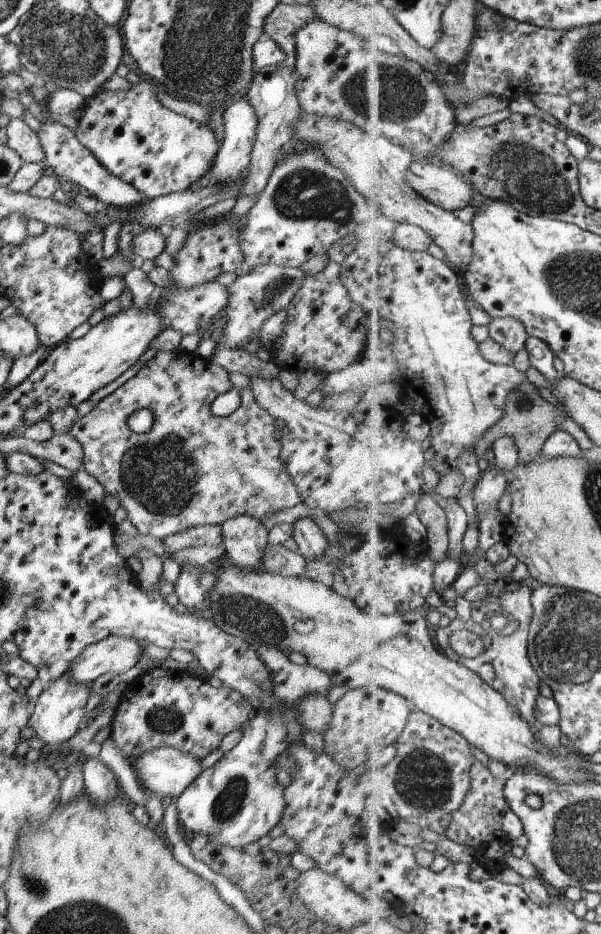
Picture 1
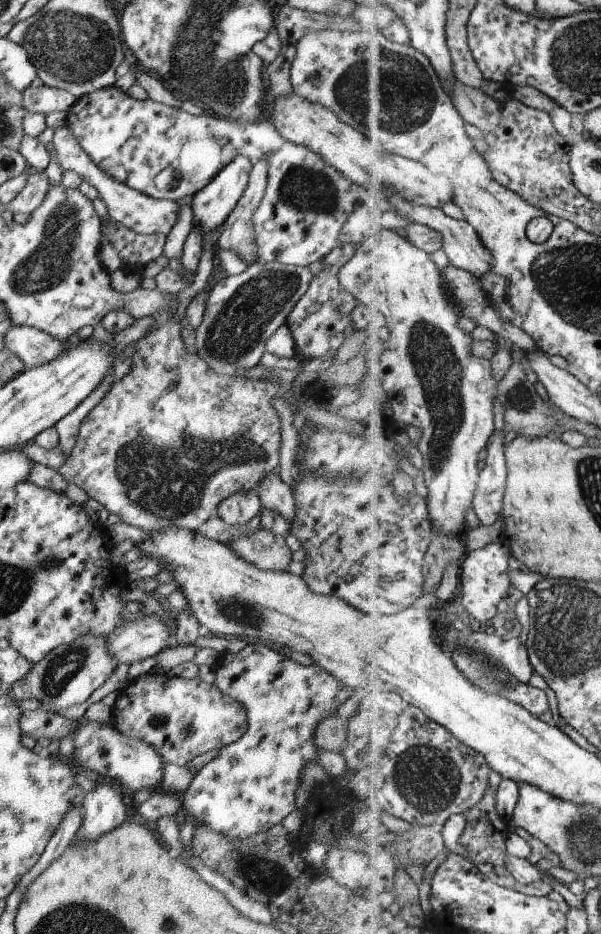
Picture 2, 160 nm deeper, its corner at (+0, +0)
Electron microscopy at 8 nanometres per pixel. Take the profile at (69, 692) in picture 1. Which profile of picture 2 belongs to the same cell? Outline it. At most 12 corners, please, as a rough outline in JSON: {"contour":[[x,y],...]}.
{"contour":[[106,639],[55,647],[10,686],[56,712],[114,672]]}

